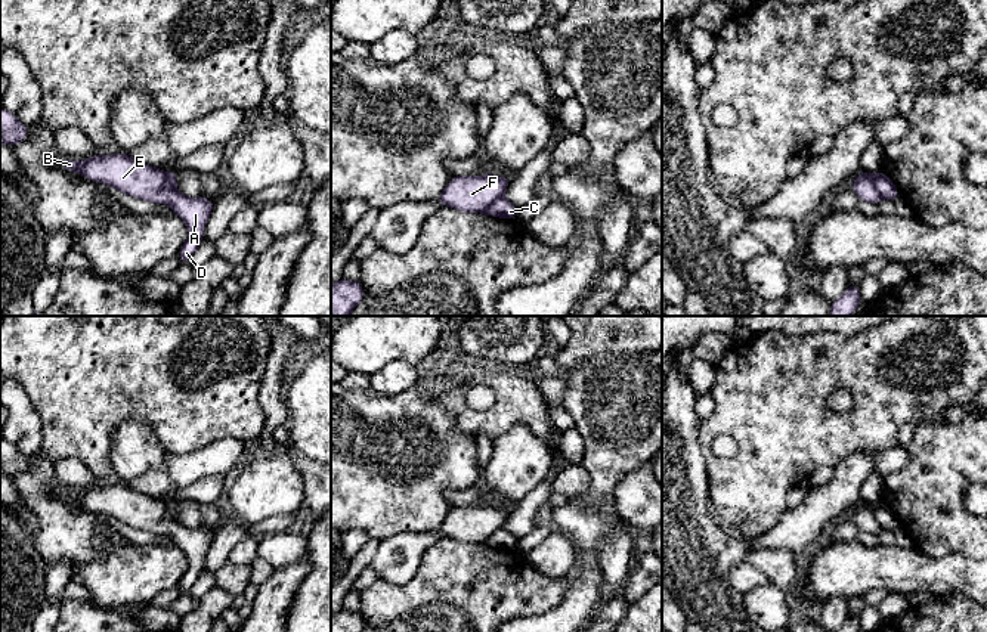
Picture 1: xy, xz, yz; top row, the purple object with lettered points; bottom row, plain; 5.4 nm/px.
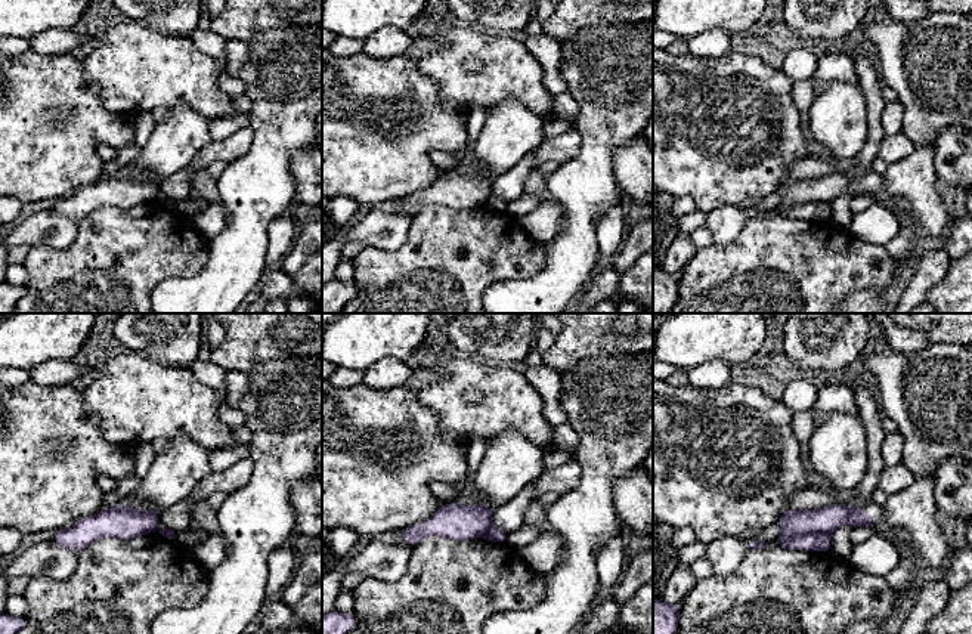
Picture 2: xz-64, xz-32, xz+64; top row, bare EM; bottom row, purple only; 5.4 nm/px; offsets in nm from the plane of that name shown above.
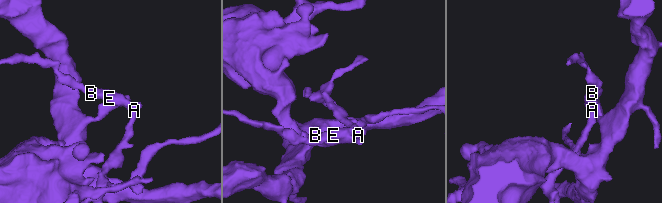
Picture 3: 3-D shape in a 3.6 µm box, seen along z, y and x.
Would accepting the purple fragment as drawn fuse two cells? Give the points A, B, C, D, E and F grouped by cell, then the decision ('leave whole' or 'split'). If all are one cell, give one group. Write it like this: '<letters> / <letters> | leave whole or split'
A B D E F / C | split

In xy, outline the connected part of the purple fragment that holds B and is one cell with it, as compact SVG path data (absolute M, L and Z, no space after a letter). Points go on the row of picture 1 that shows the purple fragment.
M123 151L112 155L92 155L84 161L64 159L65 168L83 177L108 185L129 196L165 204L188 227L188 239L179 250L180 264L189 263L204 241L205 223L214 208L205 196L188 198L177 189L165 186L167 173L161 168L130 158Z

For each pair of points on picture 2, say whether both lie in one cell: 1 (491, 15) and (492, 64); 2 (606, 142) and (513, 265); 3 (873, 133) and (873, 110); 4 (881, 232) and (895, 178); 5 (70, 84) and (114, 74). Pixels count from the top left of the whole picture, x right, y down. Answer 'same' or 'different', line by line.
1: different
2: different
3: same
4: different
5: different

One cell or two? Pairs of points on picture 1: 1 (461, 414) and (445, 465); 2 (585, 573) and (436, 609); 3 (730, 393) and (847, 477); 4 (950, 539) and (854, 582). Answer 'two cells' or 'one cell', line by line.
1: two cells
2: two cells
3: two cells
4: two cells

